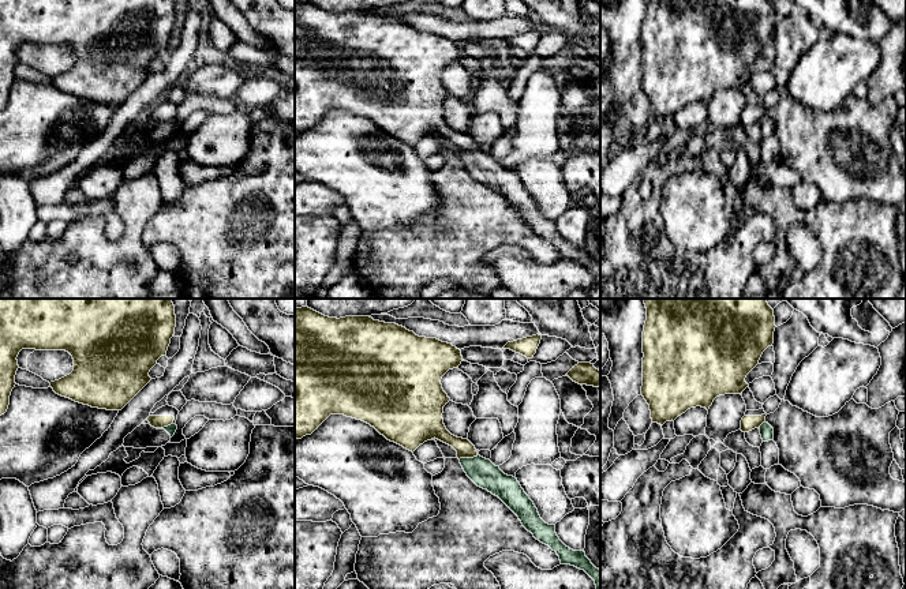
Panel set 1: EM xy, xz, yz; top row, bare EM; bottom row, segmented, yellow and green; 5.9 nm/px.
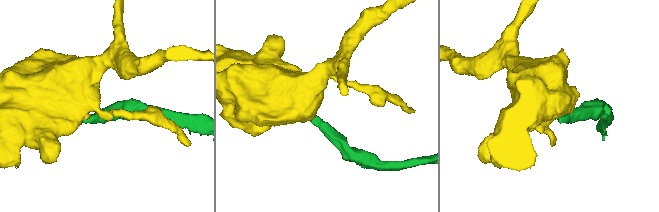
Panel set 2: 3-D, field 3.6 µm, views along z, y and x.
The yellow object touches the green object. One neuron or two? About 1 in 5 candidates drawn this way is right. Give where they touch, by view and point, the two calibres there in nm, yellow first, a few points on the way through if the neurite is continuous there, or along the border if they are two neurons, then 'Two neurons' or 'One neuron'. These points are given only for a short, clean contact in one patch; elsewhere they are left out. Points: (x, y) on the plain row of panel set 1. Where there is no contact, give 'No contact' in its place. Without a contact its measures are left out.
Touches yellow at xz (468, 152). Thickness 100 nm (yellow) against 160 nm. Boundary: xz (478, 150), (459, 153). Two neurons

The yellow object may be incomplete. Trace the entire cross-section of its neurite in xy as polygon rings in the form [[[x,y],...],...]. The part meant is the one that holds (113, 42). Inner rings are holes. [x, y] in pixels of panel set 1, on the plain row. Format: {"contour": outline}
{"contour": [[[0,0],[0,110],[7,106],[11,86],[16,79],[15,70],[19,63],[16,52],[22,44],[68,46],[74,53],[74,65],[59,75],[50,76],[53,86],[91,102],[121,105],[151,75],[149,67],[161,50],[166,50],[175,22],[175,0]]]}

